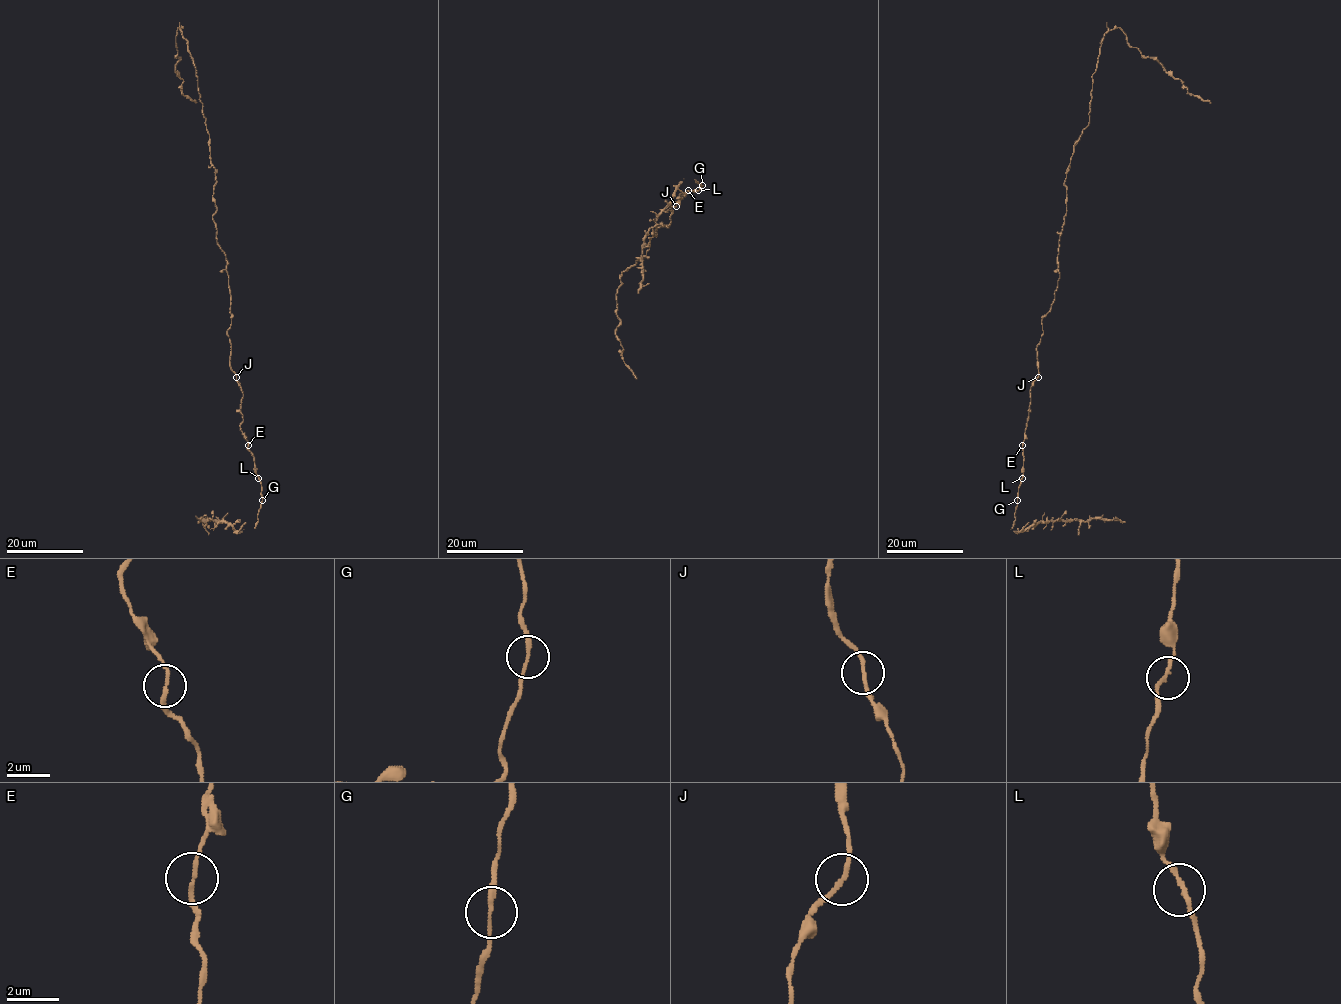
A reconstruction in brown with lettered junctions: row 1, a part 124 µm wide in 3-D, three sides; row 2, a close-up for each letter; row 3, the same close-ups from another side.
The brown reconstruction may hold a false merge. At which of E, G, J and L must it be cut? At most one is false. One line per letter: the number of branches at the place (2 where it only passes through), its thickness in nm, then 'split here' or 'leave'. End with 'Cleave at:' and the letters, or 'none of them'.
E: 2 | 170 nm | leave
G: 2 | 180 nm | leave
J: 2 | 170 nm | leave
L: 2 | 170 nm | leave
Cleave at: none of them

